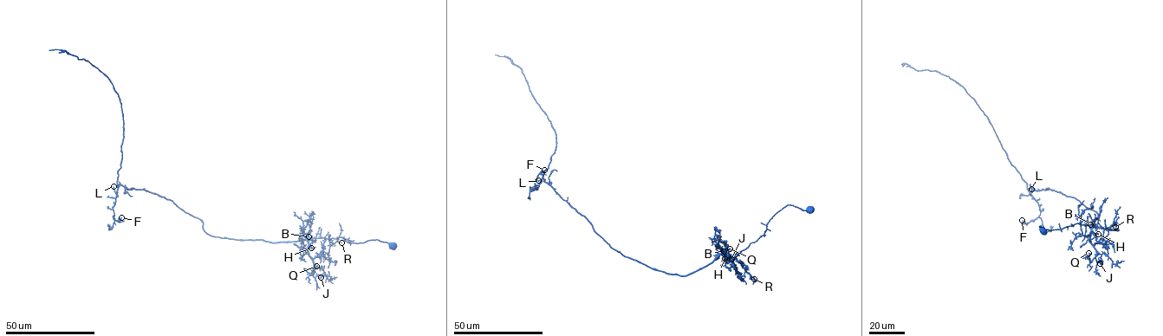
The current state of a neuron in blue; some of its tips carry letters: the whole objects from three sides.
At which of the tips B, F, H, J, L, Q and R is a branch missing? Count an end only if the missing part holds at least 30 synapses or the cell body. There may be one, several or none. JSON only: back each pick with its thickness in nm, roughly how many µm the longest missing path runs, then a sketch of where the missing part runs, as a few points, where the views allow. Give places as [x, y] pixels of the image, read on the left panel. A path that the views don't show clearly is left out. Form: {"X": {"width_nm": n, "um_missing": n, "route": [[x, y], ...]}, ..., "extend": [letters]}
{"extend": []}

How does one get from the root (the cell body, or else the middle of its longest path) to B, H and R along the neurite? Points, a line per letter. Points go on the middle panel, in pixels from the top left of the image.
B: (809, 210), (788, 204), (769, 220), (763, 235), (744, 249), (727, 255), (724, 251)
H: (809, 210), (786, 205), (772, 217), (765, 232), (756, 241), (738, 253), (726, 255), (723, 252), (724, 258)
R: (809, 210), (788, 204), (769, 220), (763, 235), (744, 249), (726, 255), (723, 248), (754, 279)

